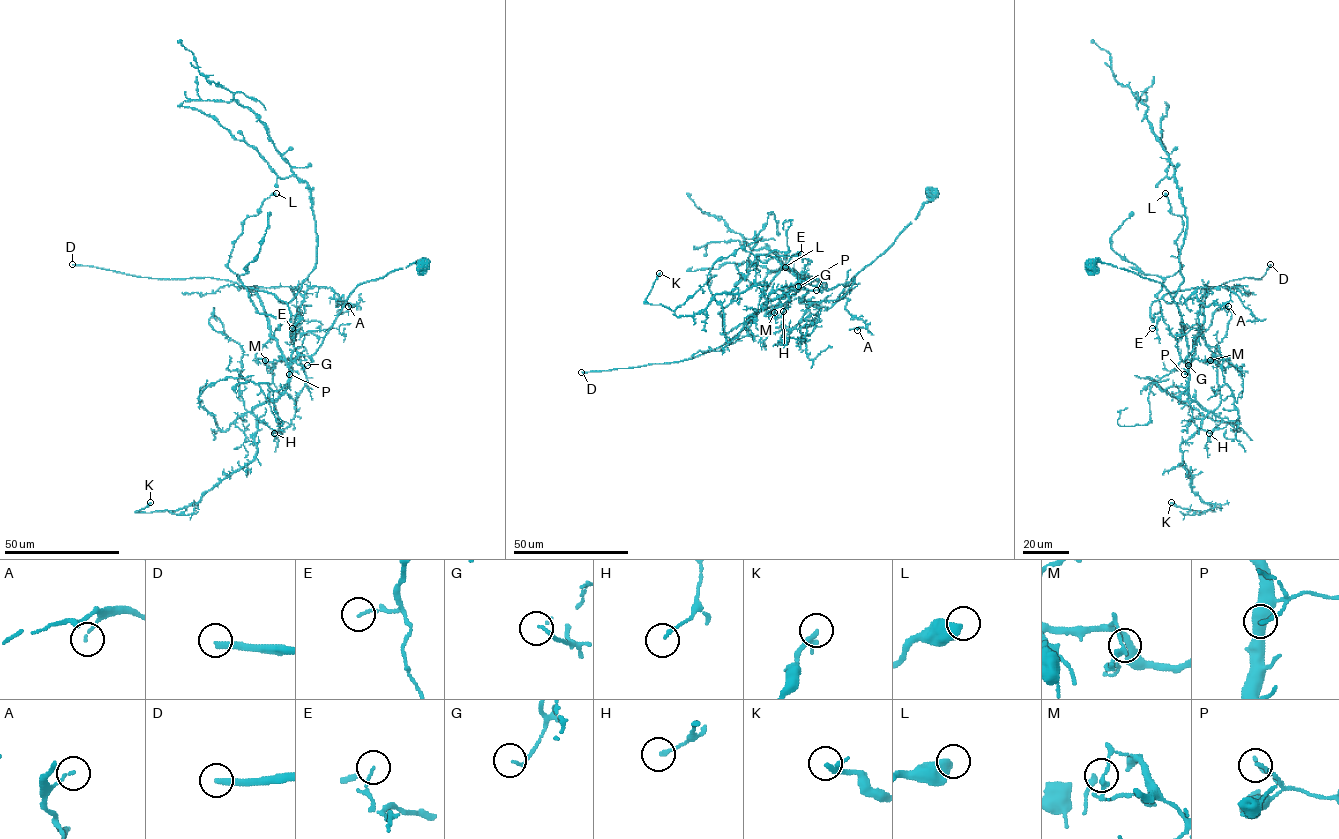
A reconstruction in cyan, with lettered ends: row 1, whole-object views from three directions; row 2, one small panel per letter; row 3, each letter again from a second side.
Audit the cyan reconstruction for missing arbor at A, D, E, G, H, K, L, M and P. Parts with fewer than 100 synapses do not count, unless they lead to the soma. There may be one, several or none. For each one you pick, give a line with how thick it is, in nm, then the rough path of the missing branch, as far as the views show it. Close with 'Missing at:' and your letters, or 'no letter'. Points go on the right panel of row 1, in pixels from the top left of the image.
D: 320 nm thick; missing branch runs (1270, 264), (1204, 339), (1139, 299), (1128, 251), (1180, 190), (1132, 107)
Missing at: D

